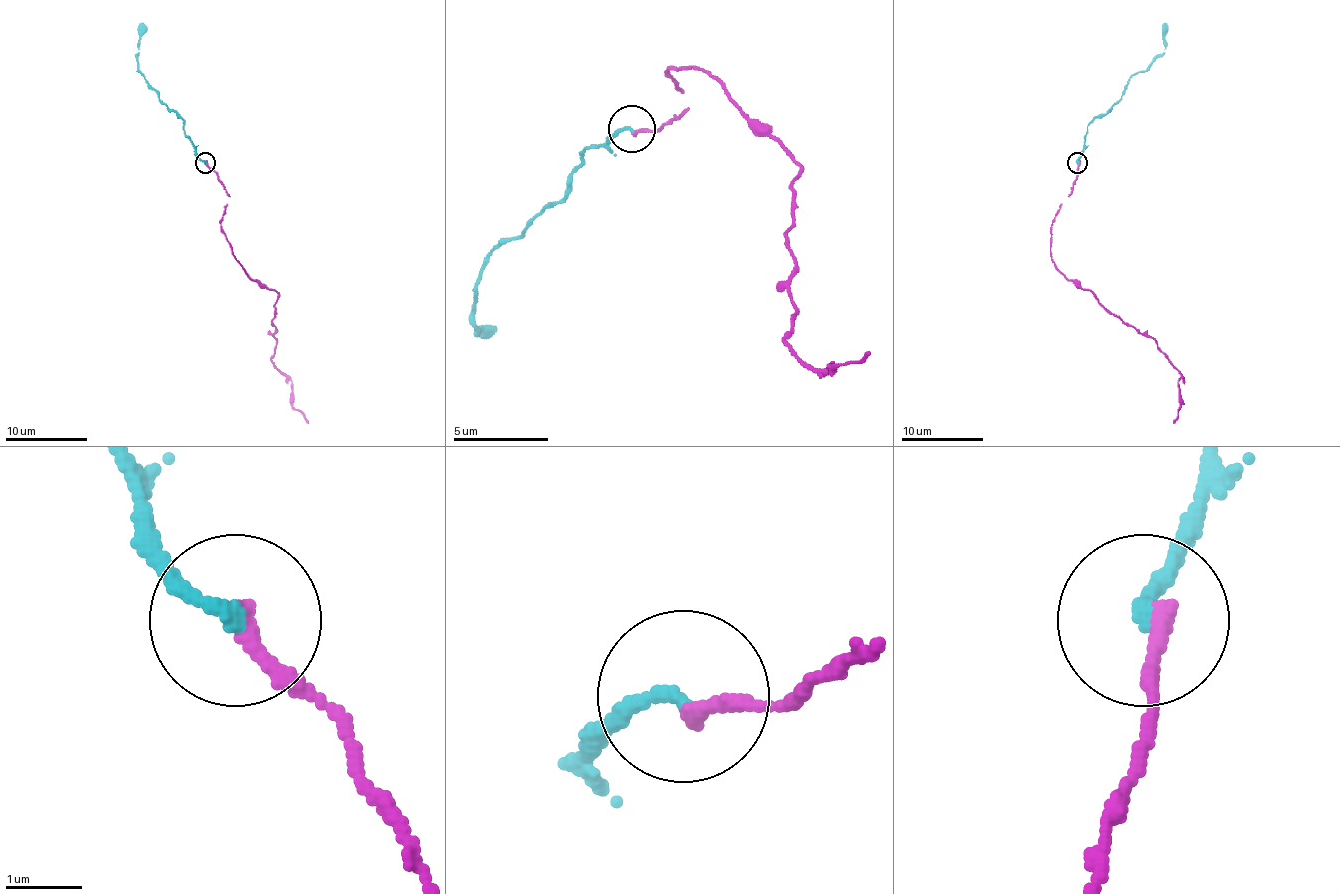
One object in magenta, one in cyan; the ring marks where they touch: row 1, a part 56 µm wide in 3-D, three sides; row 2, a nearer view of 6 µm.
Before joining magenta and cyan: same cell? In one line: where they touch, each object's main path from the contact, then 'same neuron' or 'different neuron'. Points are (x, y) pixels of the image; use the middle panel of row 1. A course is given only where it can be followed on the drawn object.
at (631, 128); magenta runs (630, 130), (659, 130), (687, 106), (668, 68), (702, 68), (802, 168), (787, 339), (811, 368), (868, 353); cyan runs (630, 130), (583, 153), (568, 173), (568, 192), (525, 230), (497, 249), (478, 282), (478, 330), (487, 330); same neuron

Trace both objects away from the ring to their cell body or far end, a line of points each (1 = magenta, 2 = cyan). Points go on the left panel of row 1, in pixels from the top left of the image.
1: (205, 162), (229, 197), (221, 228), (235, 261), (279, 296), (272, 359), (289, 380), (293, 407), (307, 423)
2: (205, 162), (184, 133), (184, 125), (139, 71), (139, 26), (143, 22)

